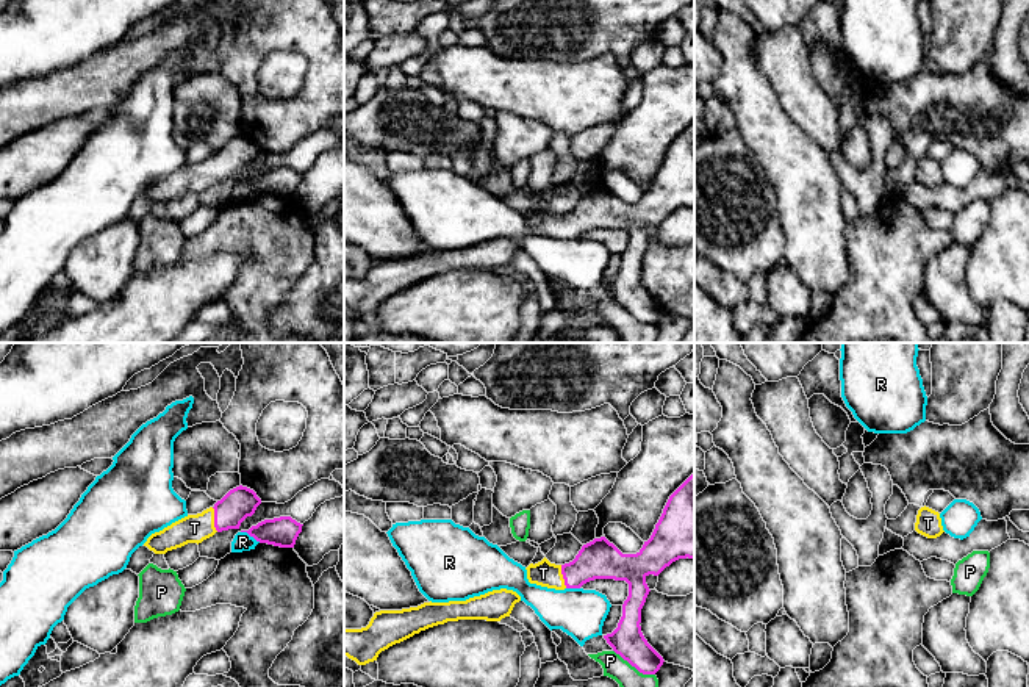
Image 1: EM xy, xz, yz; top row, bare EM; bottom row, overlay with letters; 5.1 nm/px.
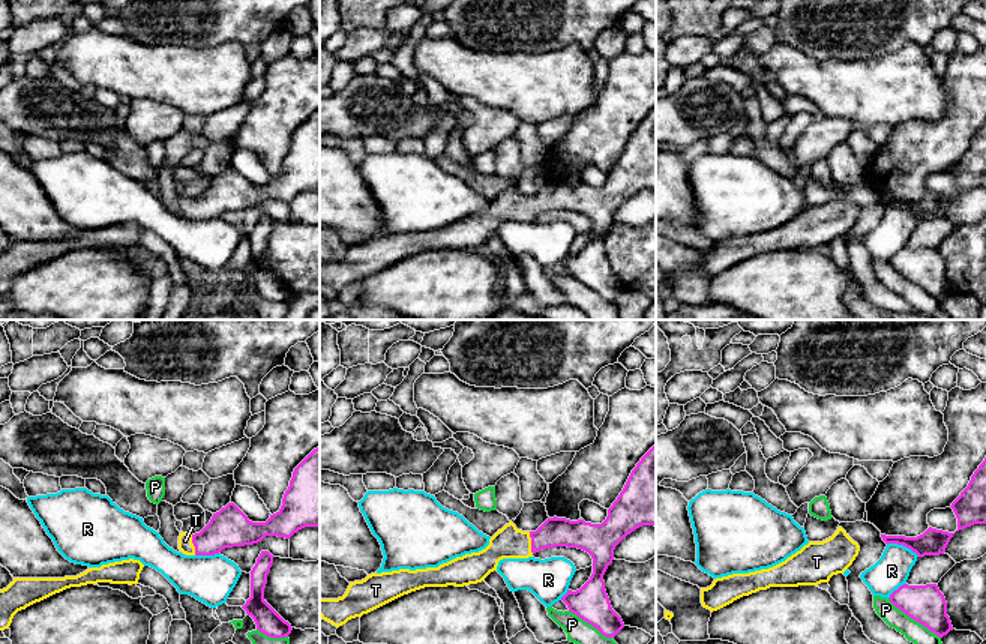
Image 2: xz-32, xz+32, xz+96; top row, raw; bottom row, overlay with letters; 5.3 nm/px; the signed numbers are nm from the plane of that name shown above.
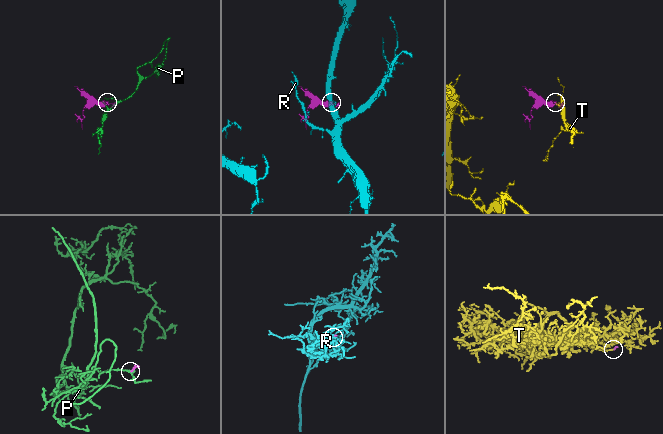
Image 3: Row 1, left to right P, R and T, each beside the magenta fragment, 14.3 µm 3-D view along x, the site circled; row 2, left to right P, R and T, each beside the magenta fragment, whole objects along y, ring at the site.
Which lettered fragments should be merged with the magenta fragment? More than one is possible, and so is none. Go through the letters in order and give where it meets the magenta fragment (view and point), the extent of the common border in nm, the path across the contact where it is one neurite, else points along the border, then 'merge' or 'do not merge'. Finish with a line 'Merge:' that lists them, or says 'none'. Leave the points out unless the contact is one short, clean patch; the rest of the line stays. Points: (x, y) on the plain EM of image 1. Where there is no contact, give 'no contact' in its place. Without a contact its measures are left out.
P: meets magenta in xz at (634, 315); contact 260 nm long; do not merge
R: meets magenta in xy at (250, 185); contact 120 nm long; do not merge
T: meets magenta in xy at (215, 169); contact 130 nm long; runs through xy (240, 152), (215, 169), (194, 177); merge
Merge: T

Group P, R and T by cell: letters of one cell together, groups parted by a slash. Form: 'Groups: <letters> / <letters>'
Groups: P / R / T

